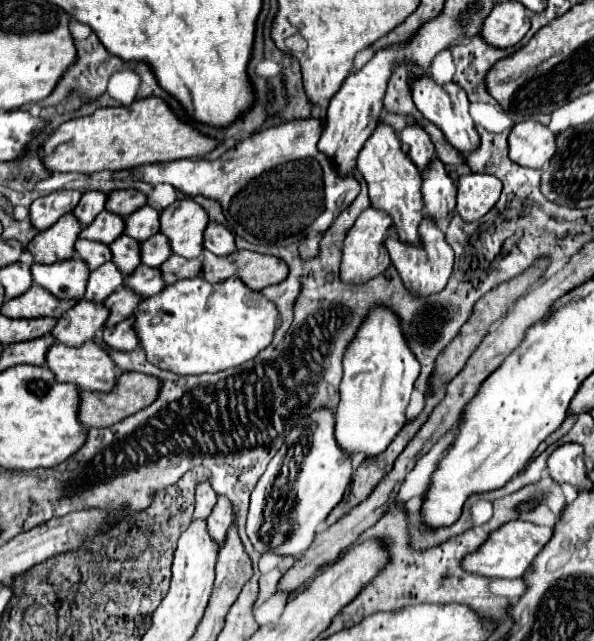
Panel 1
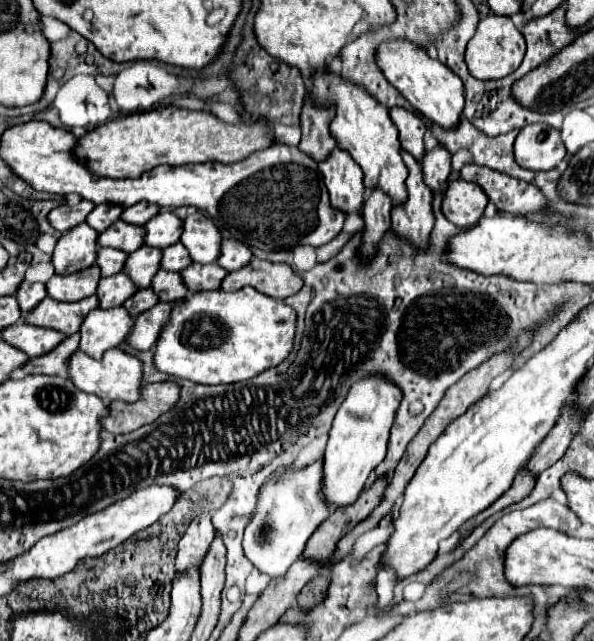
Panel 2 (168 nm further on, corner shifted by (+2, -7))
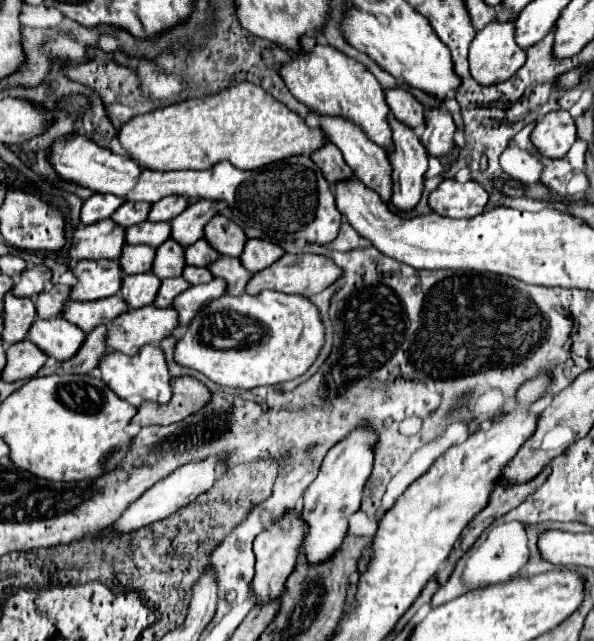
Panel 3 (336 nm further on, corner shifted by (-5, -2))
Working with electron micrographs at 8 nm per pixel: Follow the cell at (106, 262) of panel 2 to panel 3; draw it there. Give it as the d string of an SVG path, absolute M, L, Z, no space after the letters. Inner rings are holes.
M125 246L125 252L119 258L119 264L125 274L143 274L151 272L155 258L155 248L149 246Z

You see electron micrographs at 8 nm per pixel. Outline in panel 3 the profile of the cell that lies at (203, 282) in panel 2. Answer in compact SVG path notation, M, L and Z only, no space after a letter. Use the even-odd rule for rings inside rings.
M221 256L217 262L213 262L209 266L209 270L217 276L217 278L225 278L229 288L227 294L233 296L241 296L245 294L245 286L249 284L249 280L253 278L253 272L249 272L239 258L233 256Z

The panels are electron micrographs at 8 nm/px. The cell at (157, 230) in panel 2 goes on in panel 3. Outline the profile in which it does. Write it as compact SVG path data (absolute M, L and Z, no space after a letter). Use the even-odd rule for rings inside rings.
M203 198L199 202L191 204L181 216L177 216L171 222L173 238L185 248L189 244L197 242L199 238L203 238L205 226L217 214L217 204L219 204L217 200L203 200Z

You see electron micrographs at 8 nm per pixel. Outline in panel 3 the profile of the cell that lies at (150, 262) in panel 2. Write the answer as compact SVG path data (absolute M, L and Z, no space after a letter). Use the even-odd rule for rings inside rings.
M169 238L161 248L157 248L157 256L153 262L153 274L161 280L181 276L185 268L185 248Z

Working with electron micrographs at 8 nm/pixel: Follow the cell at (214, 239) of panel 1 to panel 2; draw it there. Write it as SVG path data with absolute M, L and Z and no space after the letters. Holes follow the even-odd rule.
M230 239L230 241L222 241L222 251L216 263L226 271L234 271L234 269L242 269L242 265L246 265L250 259L252 259L252 251L244 243Z

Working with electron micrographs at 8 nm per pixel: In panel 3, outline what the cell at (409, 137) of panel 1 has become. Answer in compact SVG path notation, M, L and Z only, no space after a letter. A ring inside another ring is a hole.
M387 88L385 90L385 102L391 110L391 114L411 126L411 128L417 128L419 124L425 122L425 112L423 112L423 106L415 100L415 96L403 88Z

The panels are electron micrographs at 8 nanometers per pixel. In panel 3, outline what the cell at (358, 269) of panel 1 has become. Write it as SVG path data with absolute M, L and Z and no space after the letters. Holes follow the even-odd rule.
M319 114L319 126L323 128L323 132L327 134L327 138L341 150L345 162L353 168L355 176L367 186L367 188L373 188L383 202L389 202L391 200L391 164L387 160L387 154L381 146L377 146L375 142L371 142L365 132L355 124L351 122L349 118L345 116L325 116L325 114Z

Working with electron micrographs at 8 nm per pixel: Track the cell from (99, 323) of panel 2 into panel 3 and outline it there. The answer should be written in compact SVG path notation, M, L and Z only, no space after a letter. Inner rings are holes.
M145 306L129 310L109 326L107 344L111 352L125 352L135 356L145 344L159 344L175 334L179 328L179 314L175 308Z

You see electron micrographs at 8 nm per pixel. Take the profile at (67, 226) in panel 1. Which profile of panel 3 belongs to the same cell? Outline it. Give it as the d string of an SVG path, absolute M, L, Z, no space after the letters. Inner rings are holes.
M107 218L75 230L69 256L73 260L119 258L123 246L125 246L125 228Z

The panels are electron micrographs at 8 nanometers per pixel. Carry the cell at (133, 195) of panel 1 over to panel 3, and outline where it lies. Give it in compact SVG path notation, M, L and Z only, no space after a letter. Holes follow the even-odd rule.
M167 196L167 198L159 200L157 204L153 204L153 208L149 212L149 220L151 222L169 222L175 216L179 216L189 204L191 204L189 196Z

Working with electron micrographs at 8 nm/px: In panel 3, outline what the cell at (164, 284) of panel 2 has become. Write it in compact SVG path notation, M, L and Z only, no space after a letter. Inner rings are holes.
M187 266L183 272L185 280L189 280L189 284L203 284L203 282L211 282L213 274L209 268L197 268L197 266Z

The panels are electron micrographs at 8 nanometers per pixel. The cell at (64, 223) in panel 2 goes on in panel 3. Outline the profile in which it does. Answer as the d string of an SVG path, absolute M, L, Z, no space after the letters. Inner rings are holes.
M93 194L89 200L85 200L83 210L81 210L81 222L83 224L93 224L99 220L109 218L125 200L113 194Z

